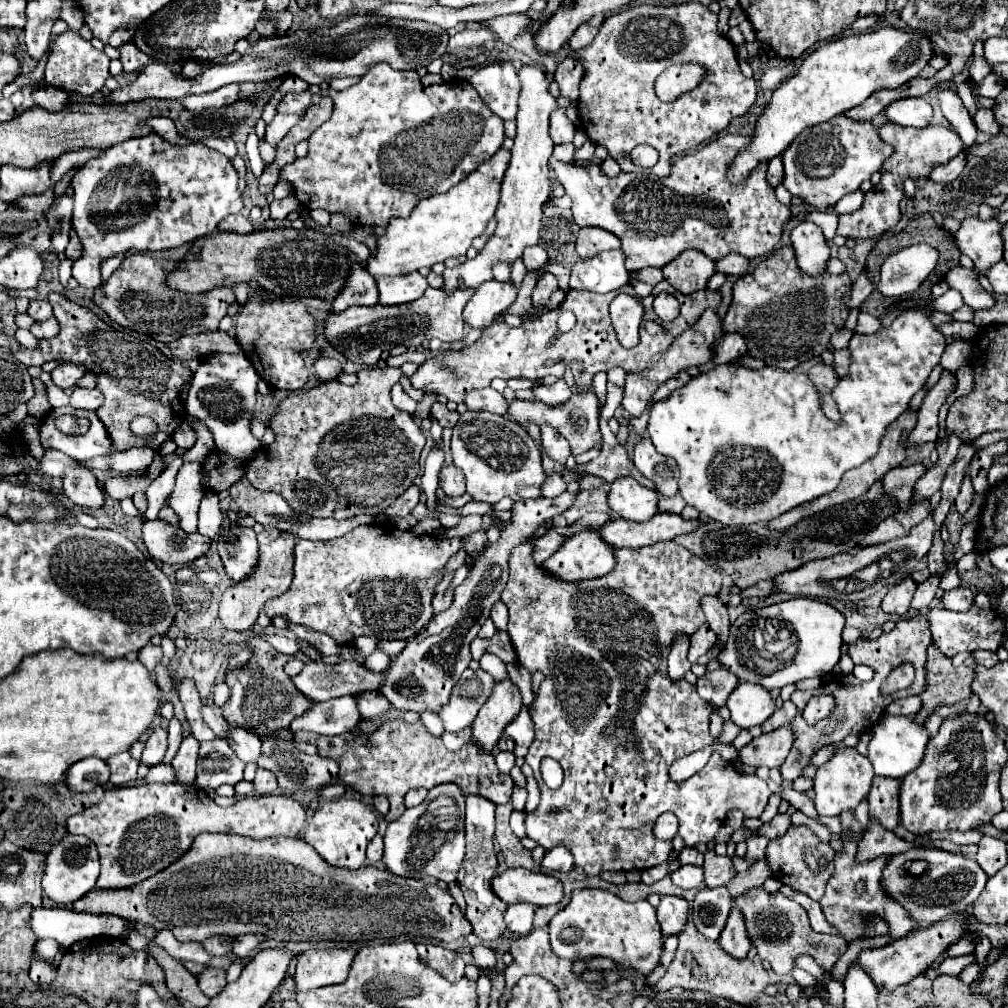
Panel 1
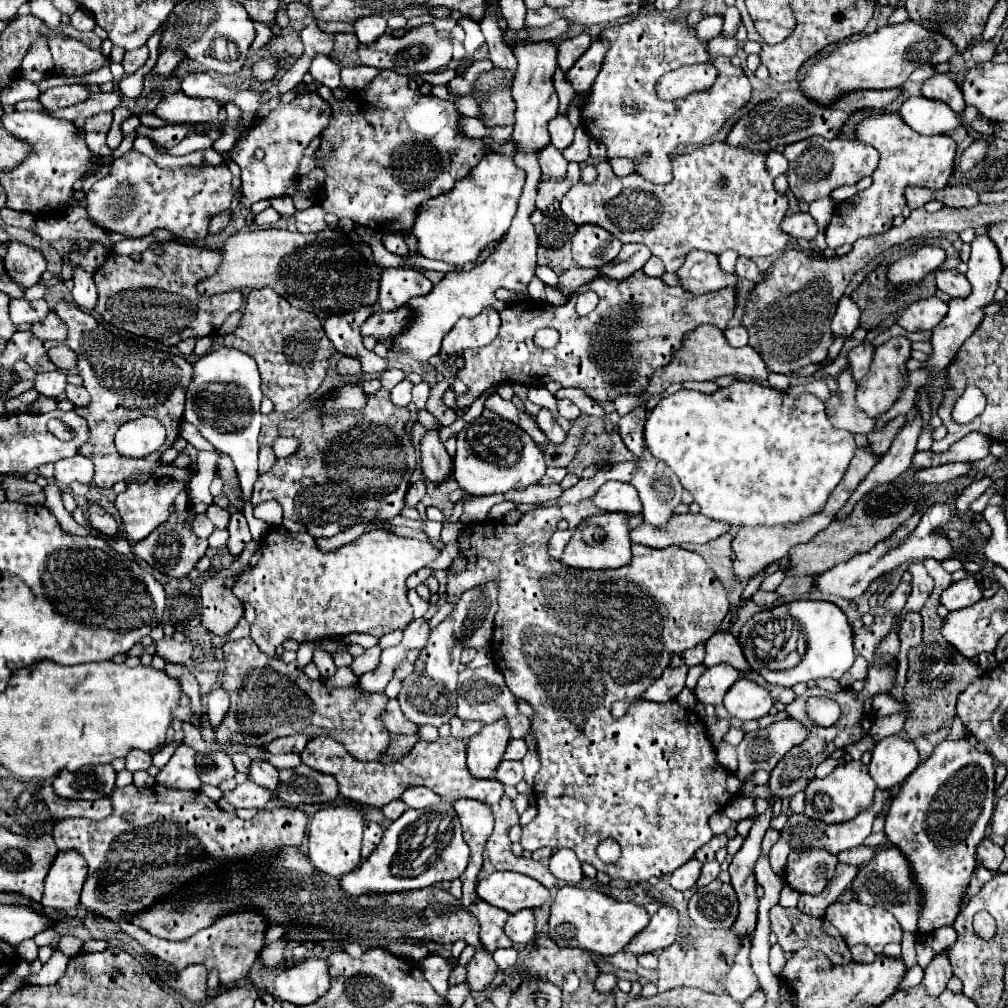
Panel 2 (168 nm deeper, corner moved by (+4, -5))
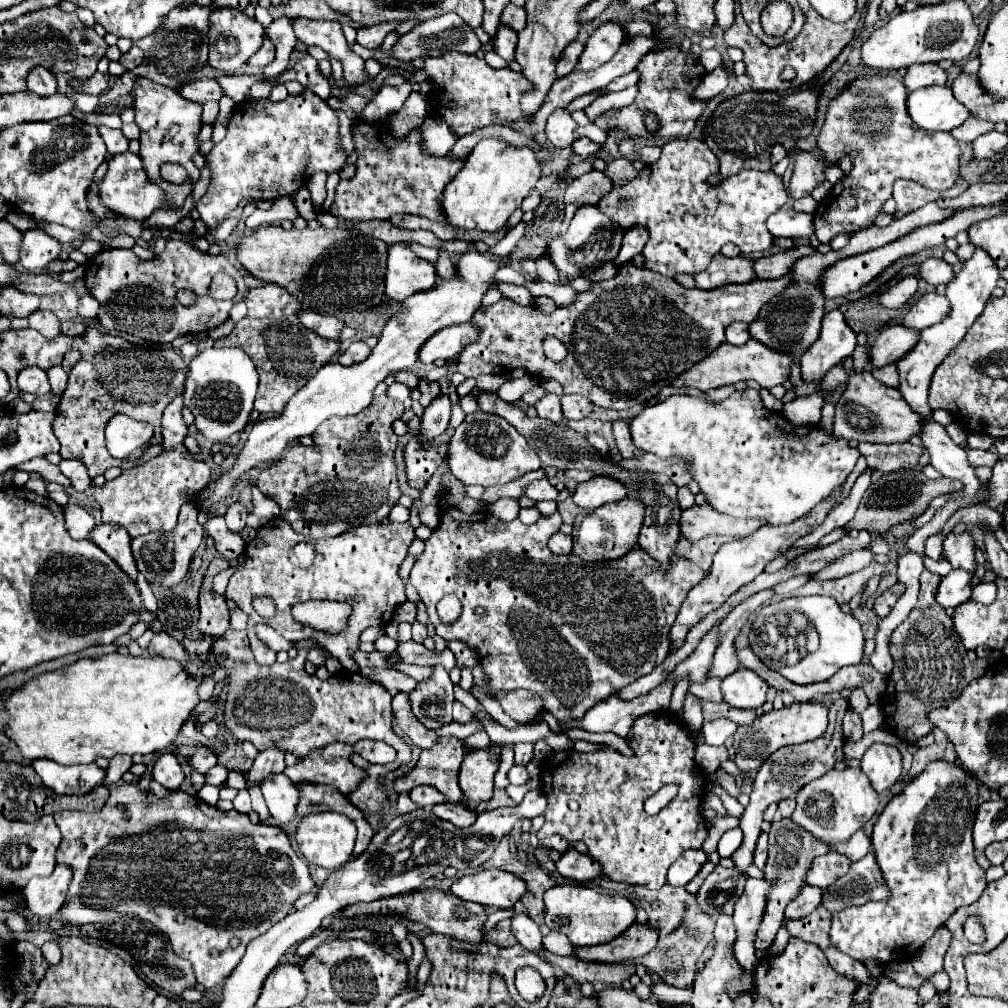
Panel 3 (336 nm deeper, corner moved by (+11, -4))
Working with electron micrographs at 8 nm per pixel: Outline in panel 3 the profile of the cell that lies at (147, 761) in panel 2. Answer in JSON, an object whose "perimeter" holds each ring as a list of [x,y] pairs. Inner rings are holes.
{"perimeter":[[[115,756],[115,758],[111,758],[109,760],[109,766],[105,770],[107,772],[107,786],[117,784],[119,778],[131,768],[131,764],[133,764],[131,756]]]}

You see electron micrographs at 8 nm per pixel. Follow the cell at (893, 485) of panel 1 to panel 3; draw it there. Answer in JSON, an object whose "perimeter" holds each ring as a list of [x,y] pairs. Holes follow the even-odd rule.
{"perimeter":[[[973,448],[967,450],[967,456],[969,456],[969,464],[973,464],[973,468],[993,466],[993,464],[999,460],[999,454],[985,452],[985,450],[973,450]]]}

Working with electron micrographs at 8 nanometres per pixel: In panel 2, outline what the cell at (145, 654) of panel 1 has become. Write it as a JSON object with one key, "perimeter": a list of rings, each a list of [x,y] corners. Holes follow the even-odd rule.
{"perimeter":[[[162,639],[156,643],[156,655],[160,655],[162,659],[166,661],[172,661],[172,663],[186,663],[190,657],[192,657],[192,651],[194,651],[194,643],[190,639],[186,639],[184,643],[178,643],[174,639]]]}

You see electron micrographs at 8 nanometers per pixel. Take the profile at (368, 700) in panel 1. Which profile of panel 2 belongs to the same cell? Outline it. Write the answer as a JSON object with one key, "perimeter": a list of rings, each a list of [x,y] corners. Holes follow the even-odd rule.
{"perimeter":[[[390,699],[386,705],[386,711],[382,715],[382,721],[390,733],[406,733],[406,735],[418,735],[418,725],[410,723],[404,713],[400,711],[400,705],[396,699]]]}

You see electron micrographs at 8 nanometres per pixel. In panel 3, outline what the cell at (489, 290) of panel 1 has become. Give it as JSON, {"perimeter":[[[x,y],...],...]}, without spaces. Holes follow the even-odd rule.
{"perimeter":[[[471,322],[443,328],[443,332],[437,332],[435,336],[431,336],[431,340],[427,340],[427,344],[423,344],[419,362],[431,364],[435,360],[451,360],[475,340],[479,340],[479,328]]]}

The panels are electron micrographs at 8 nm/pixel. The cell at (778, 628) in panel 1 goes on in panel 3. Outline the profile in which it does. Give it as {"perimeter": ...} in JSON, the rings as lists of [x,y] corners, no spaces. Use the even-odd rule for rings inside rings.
{"perimeter":[[[829,596],[785,598],[781,602],[763,606],[755,614],[749,632],[749,646],[759,656],[759,660],[795,684],[825,682],[843,666],[859,664],[863,658],[863,644],[865,640],[861,624],[851,614],[845,614],[839,604]],[[807,628],[819,634],[819,648],[817,652],[807,652],[807,656],[803,656],[795,666],[789,668],[785,664],[785,654],[787,650],[795,648],[795,634],[803,634],[807,632]]]}

